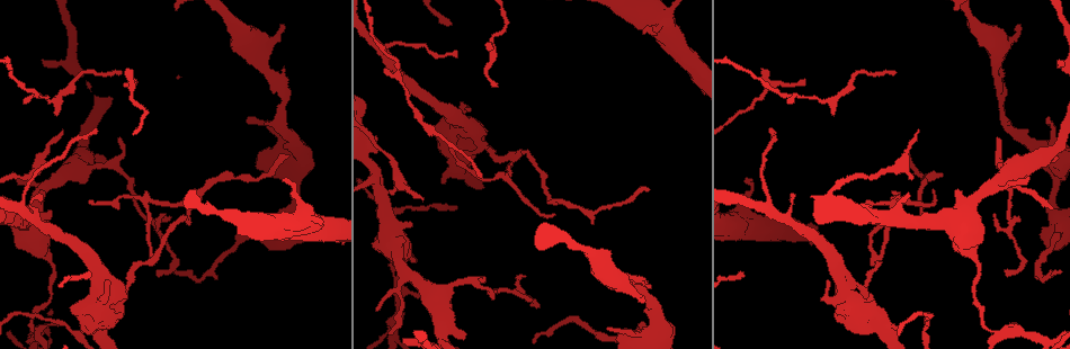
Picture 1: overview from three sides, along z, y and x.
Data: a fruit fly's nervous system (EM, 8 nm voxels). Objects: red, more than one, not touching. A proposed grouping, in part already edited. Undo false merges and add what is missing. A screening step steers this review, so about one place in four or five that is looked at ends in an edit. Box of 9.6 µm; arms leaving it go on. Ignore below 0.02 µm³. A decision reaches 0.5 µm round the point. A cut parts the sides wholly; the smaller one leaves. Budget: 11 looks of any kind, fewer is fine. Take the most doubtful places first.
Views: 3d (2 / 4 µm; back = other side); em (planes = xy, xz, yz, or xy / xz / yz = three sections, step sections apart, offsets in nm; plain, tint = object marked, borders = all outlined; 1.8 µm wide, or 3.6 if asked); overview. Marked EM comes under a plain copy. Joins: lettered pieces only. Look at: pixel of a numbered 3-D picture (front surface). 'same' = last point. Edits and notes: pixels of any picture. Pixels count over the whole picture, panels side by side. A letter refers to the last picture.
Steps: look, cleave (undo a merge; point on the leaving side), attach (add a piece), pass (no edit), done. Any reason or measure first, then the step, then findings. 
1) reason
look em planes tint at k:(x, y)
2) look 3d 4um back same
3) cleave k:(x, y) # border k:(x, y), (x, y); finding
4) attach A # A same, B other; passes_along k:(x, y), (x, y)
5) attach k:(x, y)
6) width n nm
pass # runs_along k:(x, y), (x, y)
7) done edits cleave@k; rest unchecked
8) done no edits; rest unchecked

abrupt turn
look 3d 2um at 1:(998, 337)

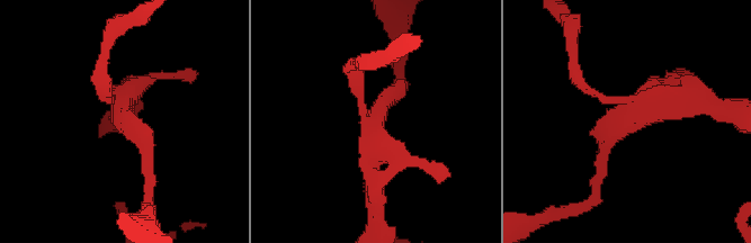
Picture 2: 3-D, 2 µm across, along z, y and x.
now the EM
look em 3.6um yz step 16 borders at 2:(375, 110)

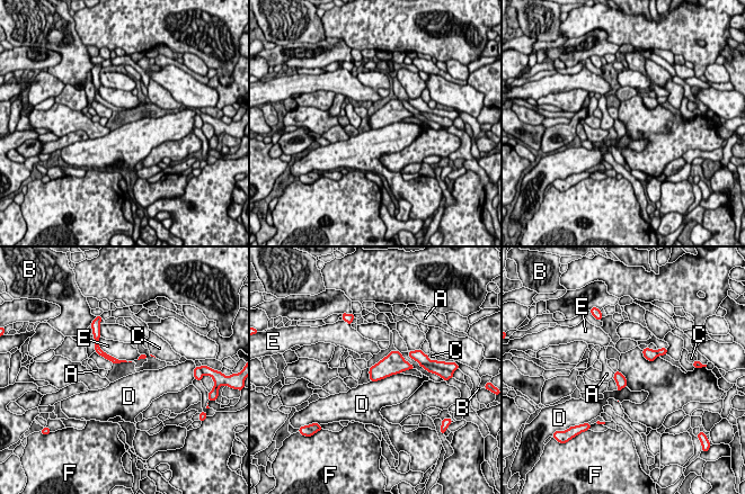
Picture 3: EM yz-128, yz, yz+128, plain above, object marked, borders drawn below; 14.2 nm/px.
width 50 nm
cleave 3:(650, 355) # A other, B other, C other, D other, E other, F other; border 3:(656, 351), (658, 355); a second neuron is stuck on

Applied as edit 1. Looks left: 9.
tapers out
look em xz step 4 tint at 1:(909, 177)

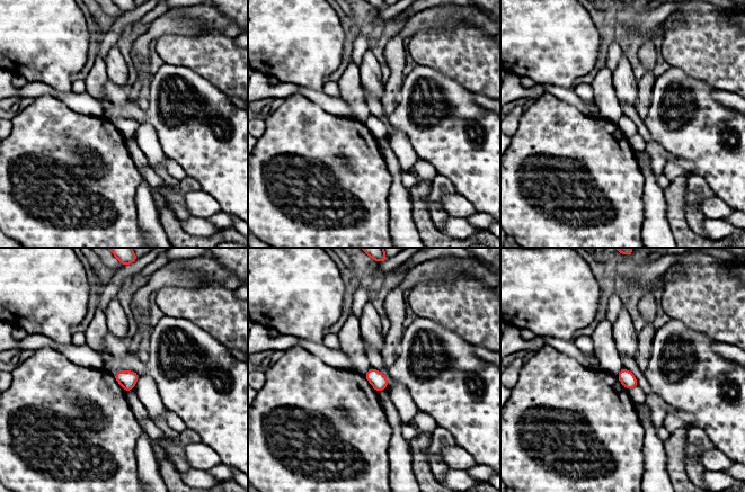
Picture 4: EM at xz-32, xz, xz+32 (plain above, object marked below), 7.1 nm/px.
another direction
look em planes borders same

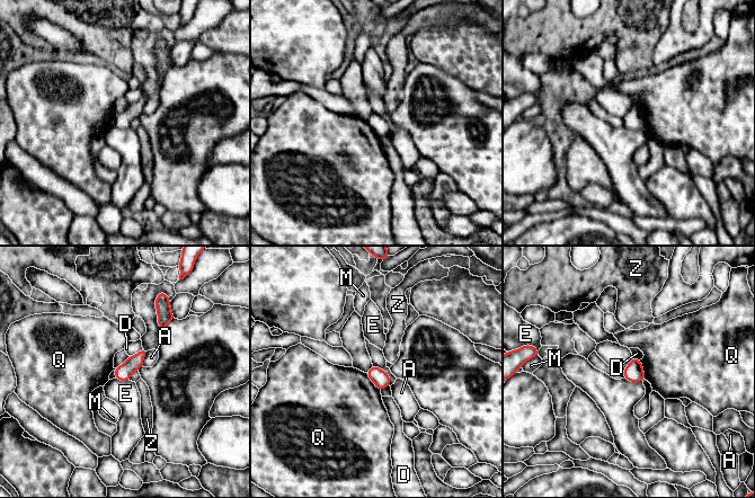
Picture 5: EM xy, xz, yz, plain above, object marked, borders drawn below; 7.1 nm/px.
pass # A other, D other, E other, M other, Q other, Z other; border 5:(624, 378), (642, 382); none of them fits

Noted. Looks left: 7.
a fork
look em planes borders at 1:(877, 262)

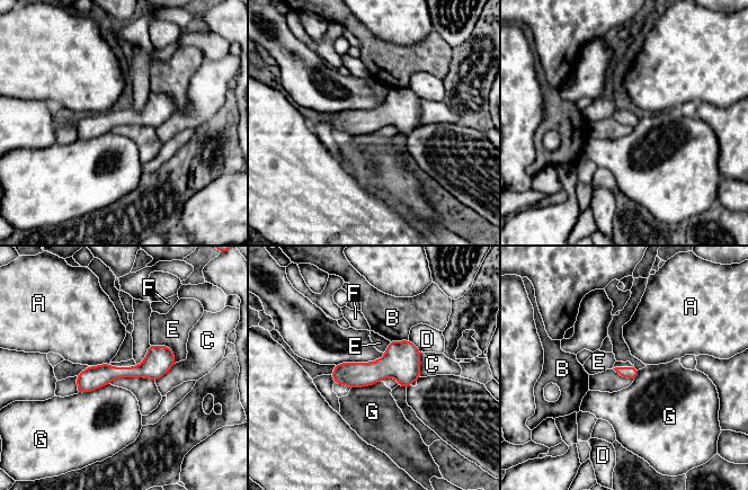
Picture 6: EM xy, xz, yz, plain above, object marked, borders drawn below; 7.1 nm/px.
pass # A other, B other, C other, D other, E other, F other, G other; runs_along 6:(170, 353), (80, 389); one neuron here

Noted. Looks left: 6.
thick end
look em 3.6um planes tint at 1:(278, 248)

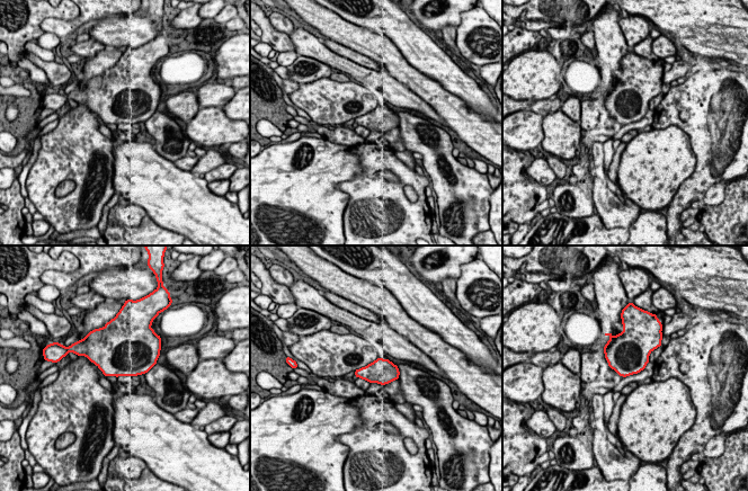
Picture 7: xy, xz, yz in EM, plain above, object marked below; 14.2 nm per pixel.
look em 3.6um planes borders same

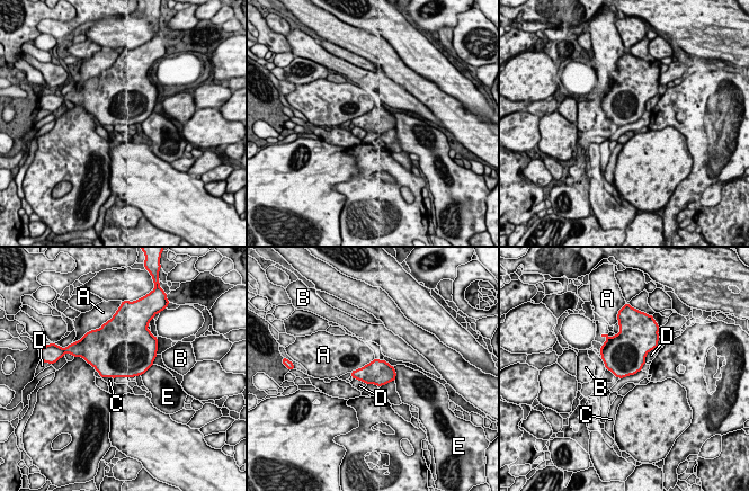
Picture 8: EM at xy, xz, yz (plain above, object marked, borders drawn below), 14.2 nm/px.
longest_contact A 420 nm
pass # A other, B other, C other, D other, E other; border 8:(103, 376), (110, 376), (113, 378); none of them fits

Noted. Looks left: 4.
done edits cleave@3; rest unchecked

